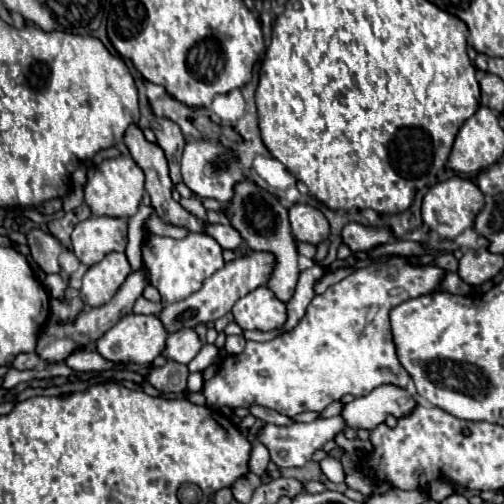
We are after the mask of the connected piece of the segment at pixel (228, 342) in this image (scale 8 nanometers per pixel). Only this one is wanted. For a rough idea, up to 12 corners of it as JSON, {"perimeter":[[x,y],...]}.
{"perimeter":[[227,335],[225,351],[239,355],[245,349],[241,335]]}

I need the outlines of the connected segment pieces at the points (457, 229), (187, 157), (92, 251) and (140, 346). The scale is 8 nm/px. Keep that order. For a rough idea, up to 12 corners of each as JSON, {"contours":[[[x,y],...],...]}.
{"contours":[[[463,177],[429,187],[423,223],[439,239],[473,225],[483,193]],[[219,143],[185,145],[183,183],[221,203],[245,175]],[[89,217],[71,243],[81,263],[125,251],[127,221]],[[129,313],[97,339],[113,363],[145,365],[167,333],[155,315]]]}

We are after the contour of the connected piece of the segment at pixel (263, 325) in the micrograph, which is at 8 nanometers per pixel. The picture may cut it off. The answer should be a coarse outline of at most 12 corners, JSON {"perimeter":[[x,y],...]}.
{"perimeter":[[257,287],[233,305],[241,329],[275,331],[285,303]]}

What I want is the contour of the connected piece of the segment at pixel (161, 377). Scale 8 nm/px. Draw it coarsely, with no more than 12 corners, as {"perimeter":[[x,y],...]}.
{"perimeter":[[177,361],[155,367],[147,379],[163,393],[181,393],[189,369]]}

